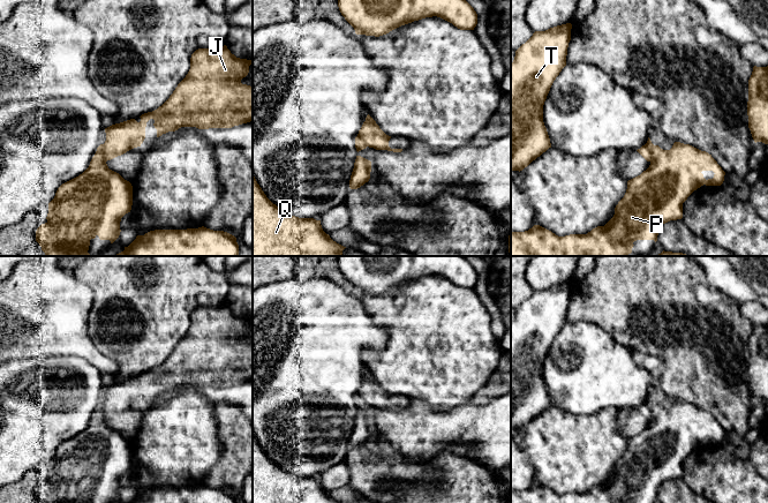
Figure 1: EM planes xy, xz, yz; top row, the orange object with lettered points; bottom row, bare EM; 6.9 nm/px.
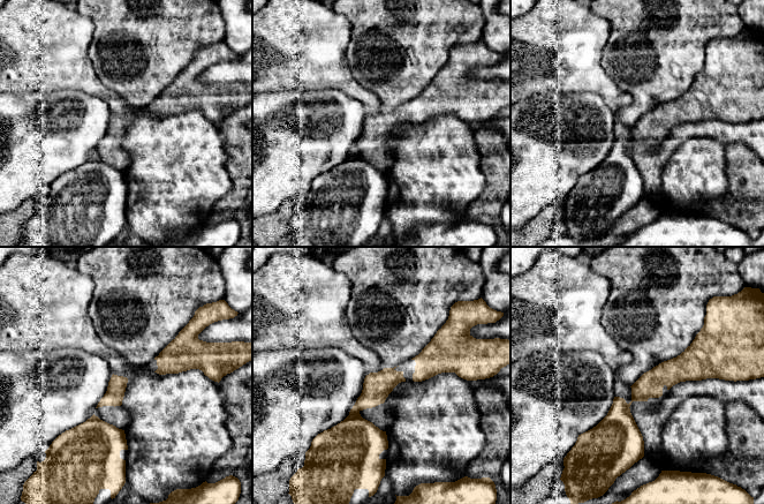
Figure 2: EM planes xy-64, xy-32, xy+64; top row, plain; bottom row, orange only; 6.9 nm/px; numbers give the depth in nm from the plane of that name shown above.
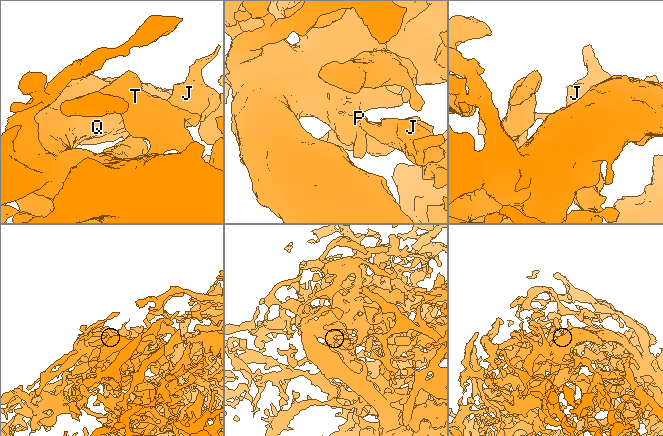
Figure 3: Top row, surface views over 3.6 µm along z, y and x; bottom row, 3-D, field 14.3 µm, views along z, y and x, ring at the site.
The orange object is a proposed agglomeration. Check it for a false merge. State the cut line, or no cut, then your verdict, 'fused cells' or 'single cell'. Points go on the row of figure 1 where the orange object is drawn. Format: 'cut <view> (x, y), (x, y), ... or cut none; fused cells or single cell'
cut xy (102, 144), (106, 160); fused cells

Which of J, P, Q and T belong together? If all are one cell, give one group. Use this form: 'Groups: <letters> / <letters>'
Groups: J / P Q T

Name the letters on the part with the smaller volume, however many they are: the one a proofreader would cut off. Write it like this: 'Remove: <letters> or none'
Remove: J

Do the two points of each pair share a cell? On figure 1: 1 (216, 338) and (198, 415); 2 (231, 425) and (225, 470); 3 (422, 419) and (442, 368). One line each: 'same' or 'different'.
1: different
2: same
3: different

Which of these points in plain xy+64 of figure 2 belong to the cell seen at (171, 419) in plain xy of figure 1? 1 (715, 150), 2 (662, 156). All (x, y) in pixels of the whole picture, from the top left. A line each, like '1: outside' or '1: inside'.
1: inside
2: outside

